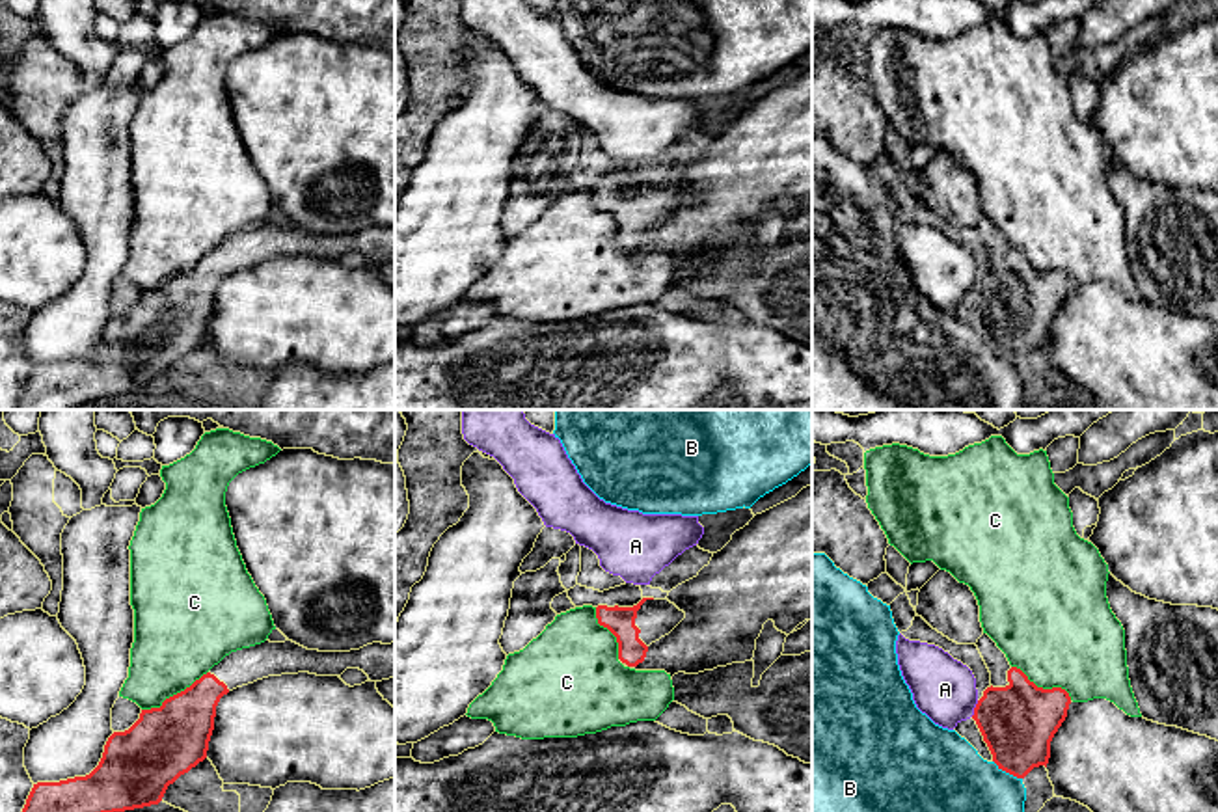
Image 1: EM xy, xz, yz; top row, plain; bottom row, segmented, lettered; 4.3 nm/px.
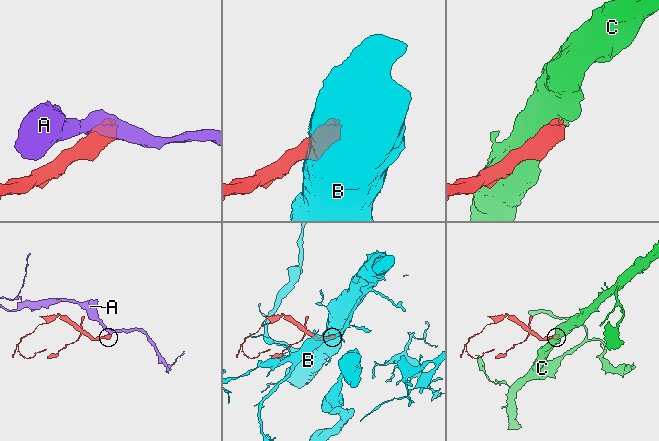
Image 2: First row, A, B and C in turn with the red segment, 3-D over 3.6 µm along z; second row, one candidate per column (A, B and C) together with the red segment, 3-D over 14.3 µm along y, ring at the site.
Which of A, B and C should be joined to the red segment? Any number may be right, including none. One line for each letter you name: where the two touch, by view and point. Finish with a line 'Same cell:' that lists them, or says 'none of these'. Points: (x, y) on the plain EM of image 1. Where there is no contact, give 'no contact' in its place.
Same cell: none of these

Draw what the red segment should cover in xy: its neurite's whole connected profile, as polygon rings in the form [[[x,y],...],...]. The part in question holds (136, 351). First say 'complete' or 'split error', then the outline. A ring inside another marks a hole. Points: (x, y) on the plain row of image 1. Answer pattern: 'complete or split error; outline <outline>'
split error; outline [[[264,223],[231,235],[160,291],[142,292],[129,313],[114,315],[89,358],[34,367],[19,410],[76,410],[102,397],[158,387],[169,367],[207,341],[223,277],[268,259],[341,259],[346,251],[363,253],[371,264],[395,261],[395,225],[318,235],[292,223]]]

